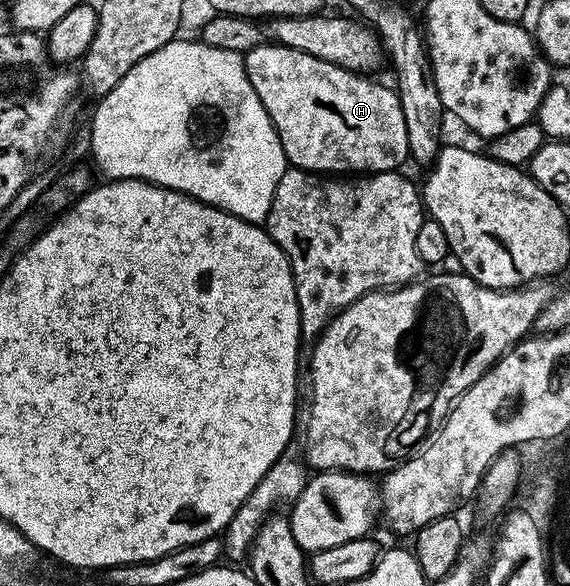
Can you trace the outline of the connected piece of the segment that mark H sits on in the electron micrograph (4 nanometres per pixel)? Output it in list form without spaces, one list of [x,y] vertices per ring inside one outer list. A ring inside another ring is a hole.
[[[265,45],[256,47],[244,56],[244,68],[250,77],[250,85],[254,85],[254,93],[262,101],[262,105],[267,109],[270,121],[282,141],[282,149],[286,153],[289,164],[300,167],[303,171],[314,171],[317,173],[375,173],[377,171],[394,171],[403,168],[403,163],[409,158],[407,147],[407,133],[405,118],[402,115],[402,105],[400,104],[397,92],[391,86],[383,87],[380,83],[375,83],[375,78],[365,77],[355,71],[347,71],[338,65],[330,65],[318,57],[310,57],[310,53],[295,51],[289,47],[279,45]]]

